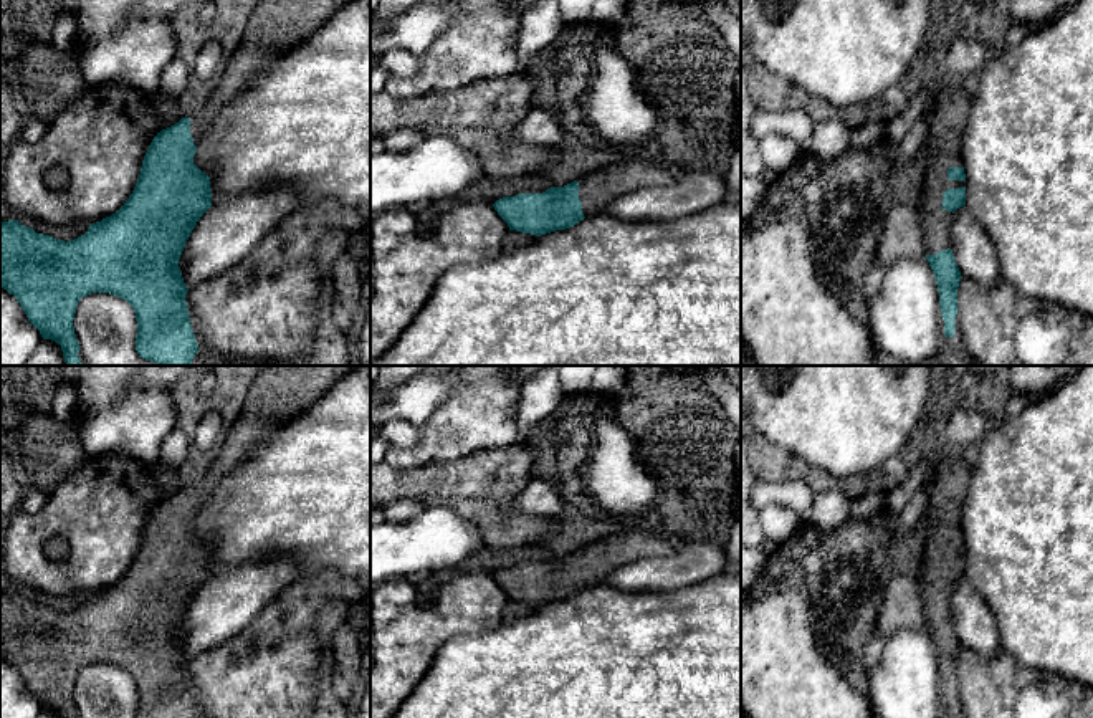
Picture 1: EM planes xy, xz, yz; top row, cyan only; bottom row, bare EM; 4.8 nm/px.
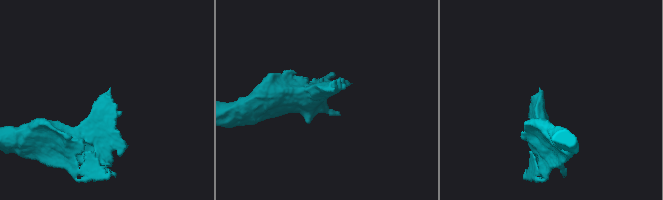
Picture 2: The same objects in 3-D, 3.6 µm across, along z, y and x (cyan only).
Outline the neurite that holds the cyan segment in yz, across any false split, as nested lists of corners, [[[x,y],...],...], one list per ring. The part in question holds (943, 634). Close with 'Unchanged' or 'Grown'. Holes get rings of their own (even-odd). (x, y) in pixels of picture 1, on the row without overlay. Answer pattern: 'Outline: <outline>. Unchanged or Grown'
Outline: [[[959,453],[943,455],[929,485],[926,546],[918,584],[926,630],[934,644],[946,708],[954,708],[957,658],[961,642],[951,620],[951,591],[966,576],[966,544],[962,538],[962,503],[971,478],[971,465]]]. Grown

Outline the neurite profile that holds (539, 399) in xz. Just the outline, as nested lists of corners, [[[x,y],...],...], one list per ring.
[[[547,366],[531,377],[519,390],[518,427],[537,427],[557,414],[564,399],[559,366]]]

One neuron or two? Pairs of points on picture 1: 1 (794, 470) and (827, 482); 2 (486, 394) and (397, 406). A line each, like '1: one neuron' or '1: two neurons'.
1: one neuron
2: two neurons

